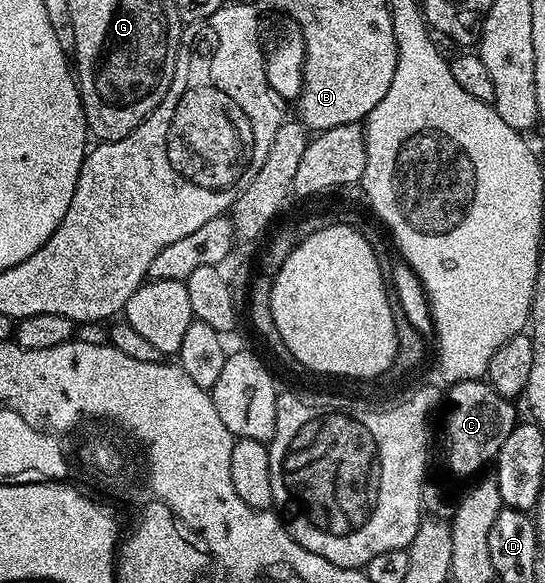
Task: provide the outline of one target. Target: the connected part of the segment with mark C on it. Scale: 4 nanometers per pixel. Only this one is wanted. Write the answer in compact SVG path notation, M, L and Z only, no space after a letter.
M475 379L472 381L455 381L449 386L450 390L445 390L444 405L446 401L446 465L458 477L470 477L473 473L481 474L482 468L489 466L497 458L500 447L504 439L519 424L520 417L514 410L513 400L501 397L495 391L490 382L485 379Z

